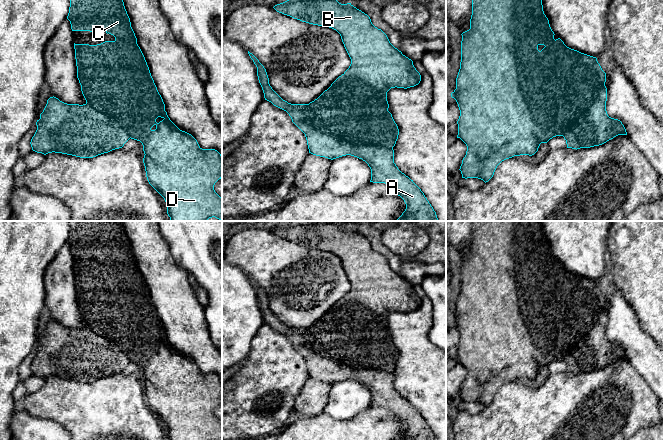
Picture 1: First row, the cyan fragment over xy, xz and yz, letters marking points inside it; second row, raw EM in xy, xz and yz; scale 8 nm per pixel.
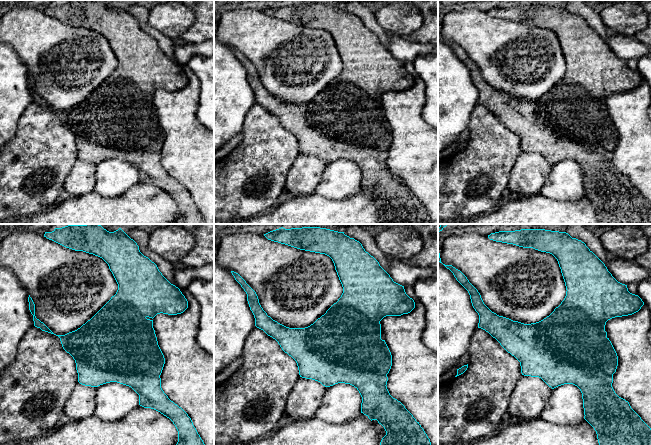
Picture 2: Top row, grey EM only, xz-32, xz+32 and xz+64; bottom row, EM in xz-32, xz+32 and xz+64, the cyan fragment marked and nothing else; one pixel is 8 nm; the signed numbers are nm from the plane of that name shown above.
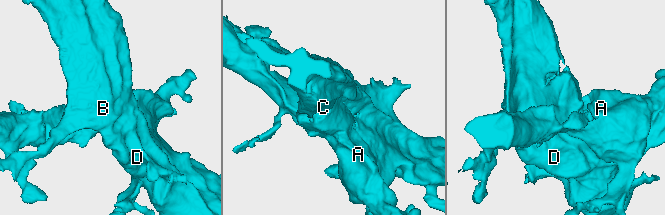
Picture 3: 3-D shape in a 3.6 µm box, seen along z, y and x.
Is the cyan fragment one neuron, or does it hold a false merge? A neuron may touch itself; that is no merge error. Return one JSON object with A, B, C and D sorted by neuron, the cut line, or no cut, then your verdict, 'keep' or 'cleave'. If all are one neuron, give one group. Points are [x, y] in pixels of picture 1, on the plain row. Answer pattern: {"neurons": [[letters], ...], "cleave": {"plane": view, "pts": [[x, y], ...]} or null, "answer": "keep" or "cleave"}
{"neurons": [["A"], ["B", "C", "D"]], "cleave": {"plane": "yz", "pts": [[535, 280], [526, 286], [521, 309], [529, 334], [541, 338]]}, "answer": "cleave"}

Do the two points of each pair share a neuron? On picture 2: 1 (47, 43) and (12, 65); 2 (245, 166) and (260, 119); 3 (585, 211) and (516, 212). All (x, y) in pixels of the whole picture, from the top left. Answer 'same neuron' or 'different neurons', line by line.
1: different neurons
2: same neuron
3: same neuron

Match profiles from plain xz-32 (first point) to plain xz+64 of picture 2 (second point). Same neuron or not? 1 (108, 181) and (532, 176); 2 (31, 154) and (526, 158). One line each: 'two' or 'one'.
1: two
2: two

